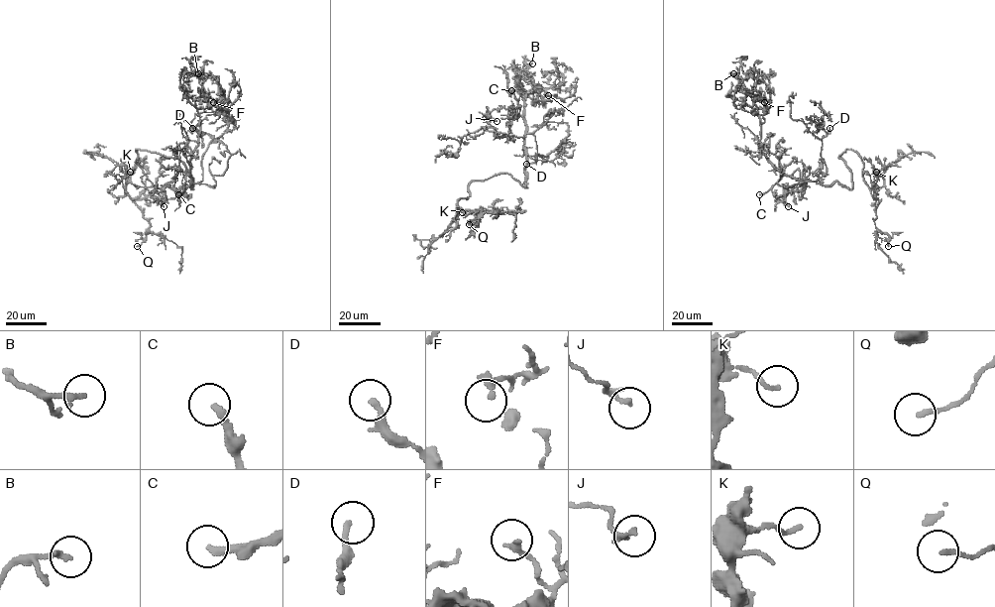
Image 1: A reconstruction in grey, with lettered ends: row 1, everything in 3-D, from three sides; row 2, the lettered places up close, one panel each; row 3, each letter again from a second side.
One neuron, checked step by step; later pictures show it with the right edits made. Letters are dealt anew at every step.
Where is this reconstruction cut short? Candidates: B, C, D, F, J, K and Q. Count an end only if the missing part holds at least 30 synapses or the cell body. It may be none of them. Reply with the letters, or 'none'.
C, D

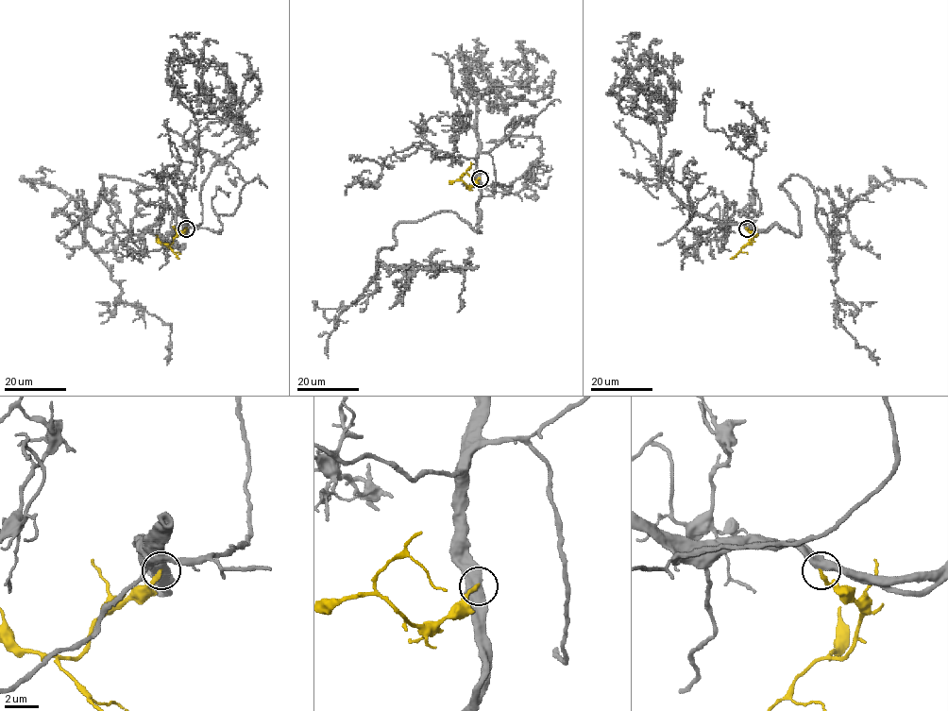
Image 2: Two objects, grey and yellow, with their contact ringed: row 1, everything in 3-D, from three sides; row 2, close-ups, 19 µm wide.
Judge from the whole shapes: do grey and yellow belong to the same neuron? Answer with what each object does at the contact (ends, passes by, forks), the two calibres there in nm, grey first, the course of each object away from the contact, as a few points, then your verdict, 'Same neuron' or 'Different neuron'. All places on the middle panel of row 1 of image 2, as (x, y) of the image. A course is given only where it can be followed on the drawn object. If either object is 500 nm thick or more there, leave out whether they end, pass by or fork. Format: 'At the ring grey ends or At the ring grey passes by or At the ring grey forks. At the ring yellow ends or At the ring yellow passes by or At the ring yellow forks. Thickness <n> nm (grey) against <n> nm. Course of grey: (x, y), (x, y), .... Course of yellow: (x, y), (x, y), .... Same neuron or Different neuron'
Thickness 550 nm (grey) against 240 nm. Course of grey: (480, 178), (480, 232), (440, 211), (400, 222), (394, 245), (378, 254), (391, 272), (461, 271), (460, 310). Course of yellow: (480, 178), (467, 186), (460, 178), (471, 162). Different neuron

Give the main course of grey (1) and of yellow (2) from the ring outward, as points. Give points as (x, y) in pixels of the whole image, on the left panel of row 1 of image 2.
1: (186, 228), (186, 236), (180, 206), (161, 188), (100, 177), (86, 244), (122, 301), (171, 327), (166, 364)
2: (186, 228), (171, 245), (167, 245), (177, 258)

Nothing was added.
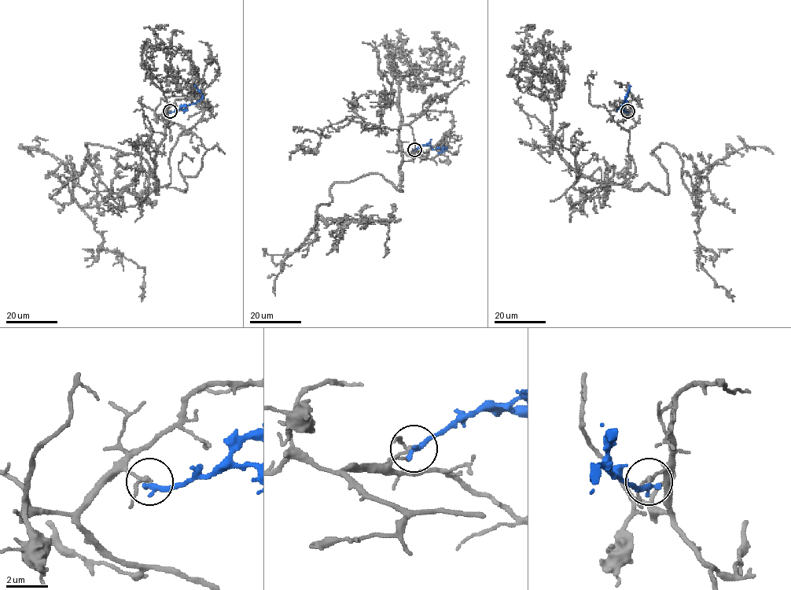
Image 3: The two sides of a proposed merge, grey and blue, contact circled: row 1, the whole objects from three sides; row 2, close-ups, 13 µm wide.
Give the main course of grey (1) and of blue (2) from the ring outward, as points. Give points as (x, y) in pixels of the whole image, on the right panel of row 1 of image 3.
1: (627, 111), (635, 173), (601, 186), (665, 194), (651, 153), (671, 145), (701, 209), (700, 267), (733, 301)
2: (627, 111), (622, 108), (627, 105), (624, 99), (630, 85)

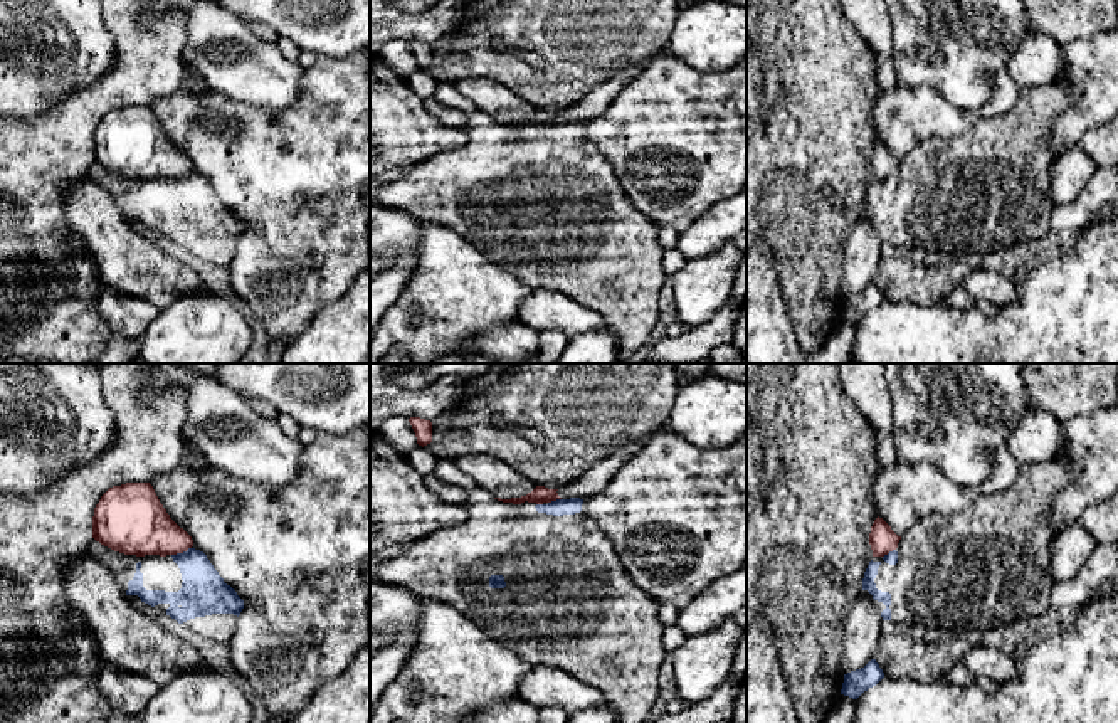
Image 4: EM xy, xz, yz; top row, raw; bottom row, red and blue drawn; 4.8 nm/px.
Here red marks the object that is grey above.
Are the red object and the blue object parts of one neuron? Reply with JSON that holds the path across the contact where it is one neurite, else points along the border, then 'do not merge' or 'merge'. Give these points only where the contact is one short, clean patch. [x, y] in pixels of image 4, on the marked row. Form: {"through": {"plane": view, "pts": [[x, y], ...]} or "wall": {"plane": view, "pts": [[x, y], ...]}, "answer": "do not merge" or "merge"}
{"wall": {"plane": "xy", "pts": [[190, 547], [172, 555]]}, "answer": "do not merge"}

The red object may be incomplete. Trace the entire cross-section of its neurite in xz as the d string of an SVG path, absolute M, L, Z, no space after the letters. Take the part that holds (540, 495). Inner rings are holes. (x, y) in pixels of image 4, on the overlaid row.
M536 486L531 493L521 498L511 498L511 499L494 498L494 499L503 501L503 503L513 503L513 504L521 504L525 501L543 504L543 503L562 499L556 491L558 489L548 489L545 486Z

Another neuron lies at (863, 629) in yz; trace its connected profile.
M868 590L856 597L842 627L841 671L844 674L864 668L878 652L883 636L883 617Z

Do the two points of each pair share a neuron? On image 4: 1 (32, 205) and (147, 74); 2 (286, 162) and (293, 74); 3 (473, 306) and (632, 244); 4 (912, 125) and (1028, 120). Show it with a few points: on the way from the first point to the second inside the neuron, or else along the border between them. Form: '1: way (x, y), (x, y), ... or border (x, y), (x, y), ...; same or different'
1: way (32, 168), (110, 93); same
2: border (306, 69), (291, 105), (253, 108); different
3: border (495, 261), (508, 268), (533, 290); different
4: border (980, 115), (965, 131), (949, 138), (937, 137); different

